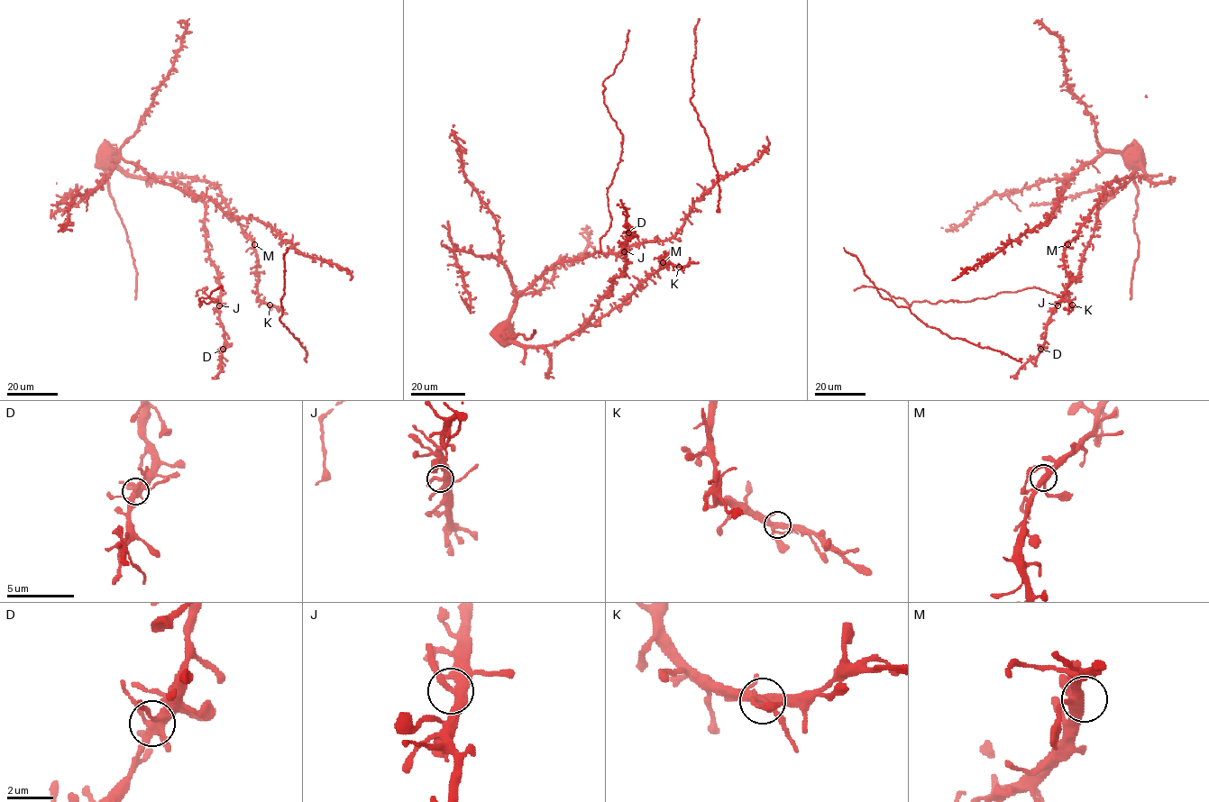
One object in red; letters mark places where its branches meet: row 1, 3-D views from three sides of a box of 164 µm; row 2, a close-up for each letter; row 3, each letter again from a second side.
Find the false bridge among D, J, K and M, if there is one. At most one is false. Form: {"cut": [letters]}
{"cut": []}

